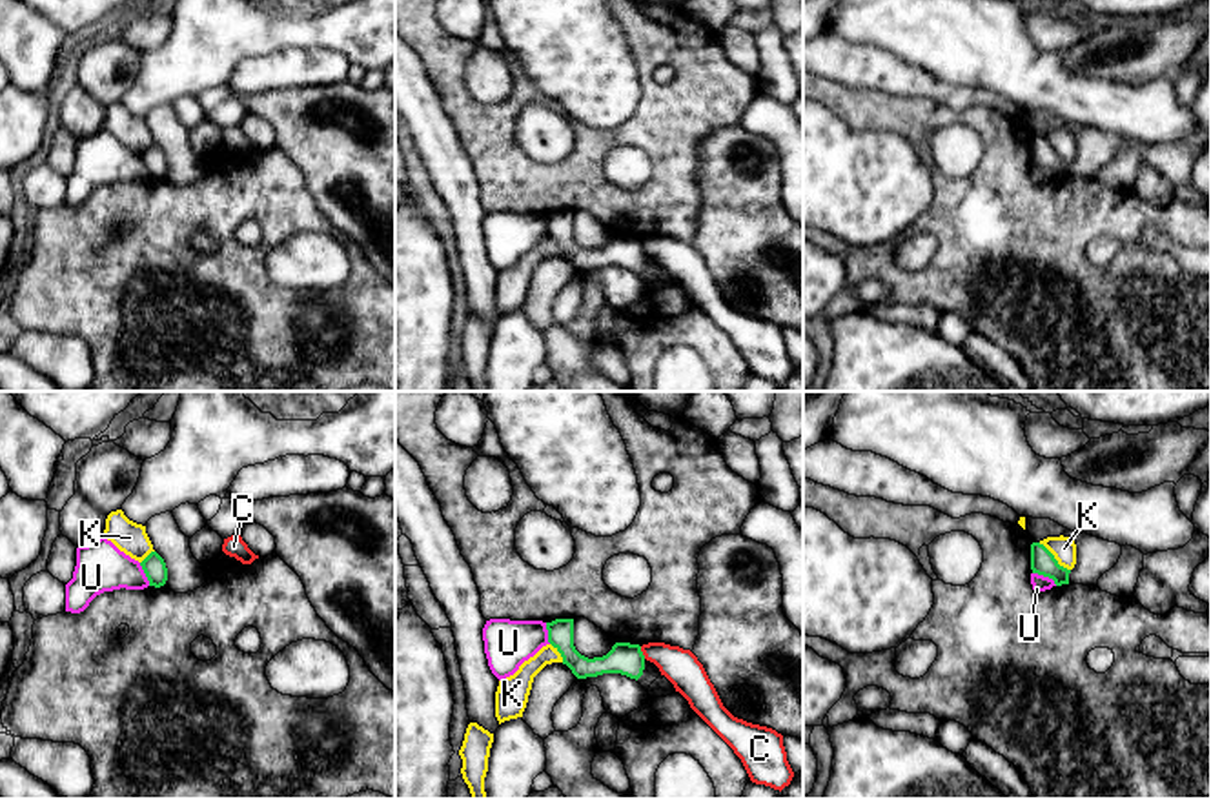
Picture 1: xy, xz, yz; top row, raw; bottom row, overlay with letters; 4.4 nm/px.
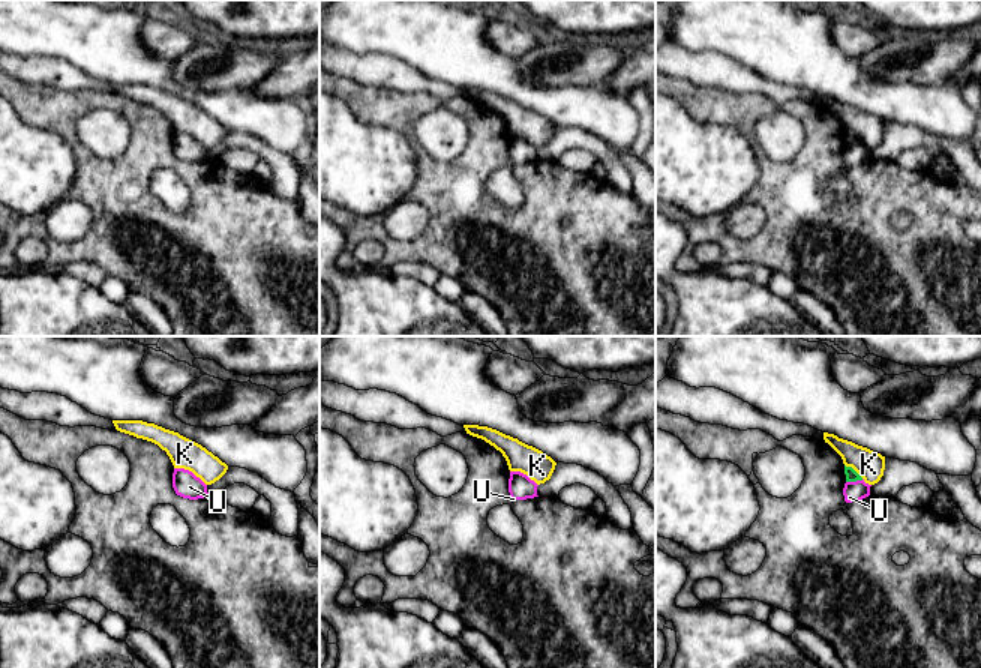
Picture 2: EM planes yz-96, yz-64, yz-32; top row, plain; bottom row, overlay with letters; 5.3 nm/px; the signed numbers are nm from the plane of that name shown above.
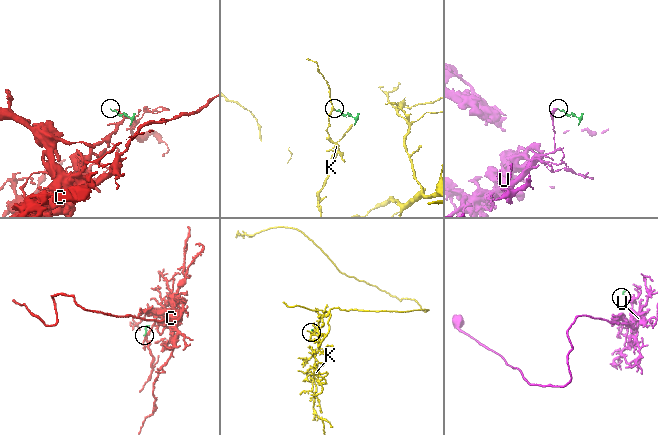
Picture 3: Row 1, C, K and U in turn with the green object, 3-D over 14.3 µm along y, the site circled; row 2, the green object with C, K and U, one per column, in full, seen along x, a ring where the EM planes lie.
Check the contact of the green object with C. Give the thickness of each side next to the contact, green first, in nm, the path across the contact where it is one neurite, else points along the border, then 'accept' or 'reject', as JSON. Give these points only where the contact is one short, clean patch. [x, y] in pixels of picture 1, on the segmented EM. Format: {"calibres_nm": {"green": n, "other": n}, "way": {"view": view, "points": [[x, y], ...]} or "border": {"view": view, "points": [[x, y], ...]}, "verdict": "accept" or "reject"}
{"calibres_nm": {"green": 140, "other": 160}, "border": {"view": "xz", "points": [[640, 647], [645, 657]]}, "verdict": "reject"}

